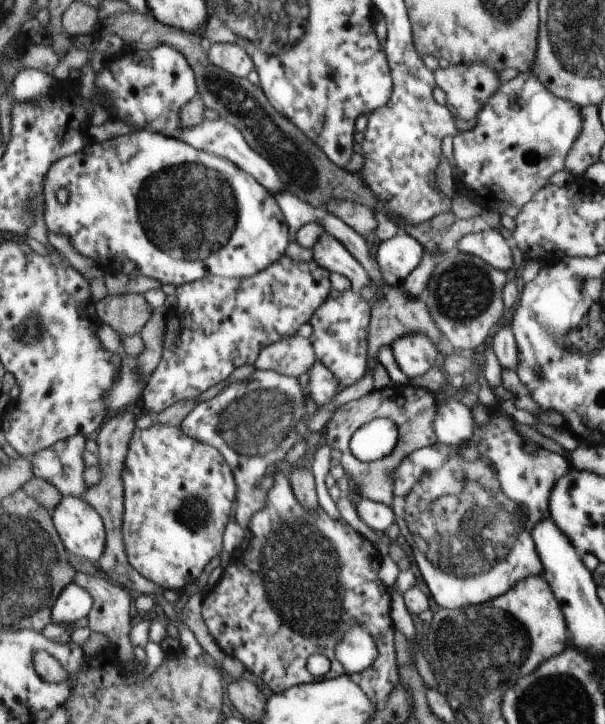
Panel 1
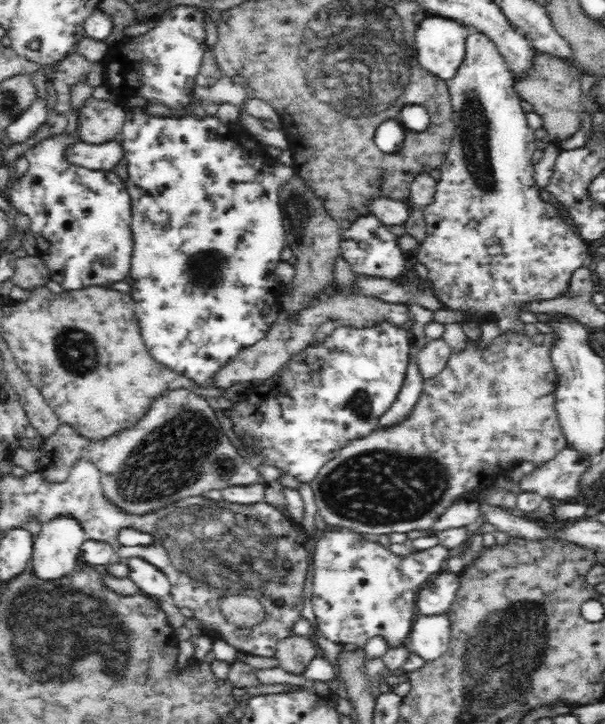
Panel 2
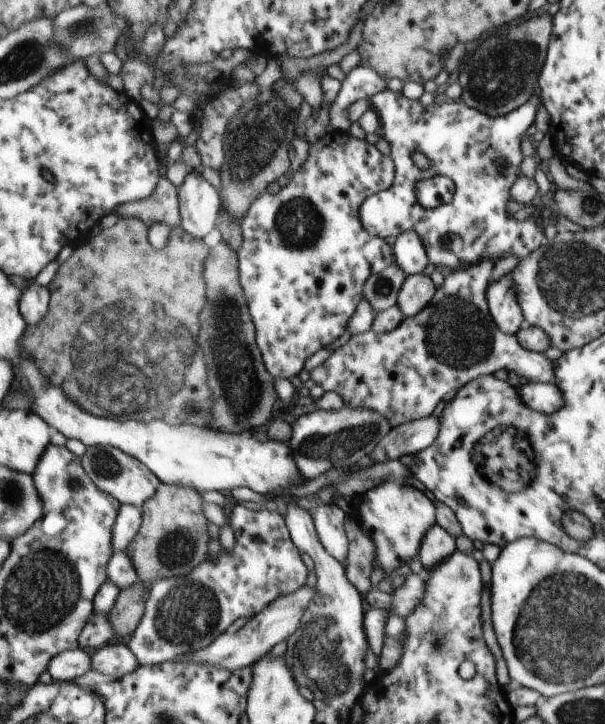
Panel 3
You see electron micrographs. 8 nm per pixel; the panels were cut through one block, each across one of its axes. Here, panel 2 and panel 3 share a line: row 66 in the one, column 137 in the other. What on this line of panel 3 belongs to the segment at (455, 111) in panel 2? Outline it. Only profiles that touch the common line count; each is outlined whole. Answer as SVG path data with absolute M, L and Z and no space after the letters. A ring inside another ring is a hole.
M114 446L88 447L82 460L86 472L90 474L90 478L96 482L96 485L107 494L118 498L122 505L132 504L143 508L146 502L157 497L163 484L162 480L144 462Z

